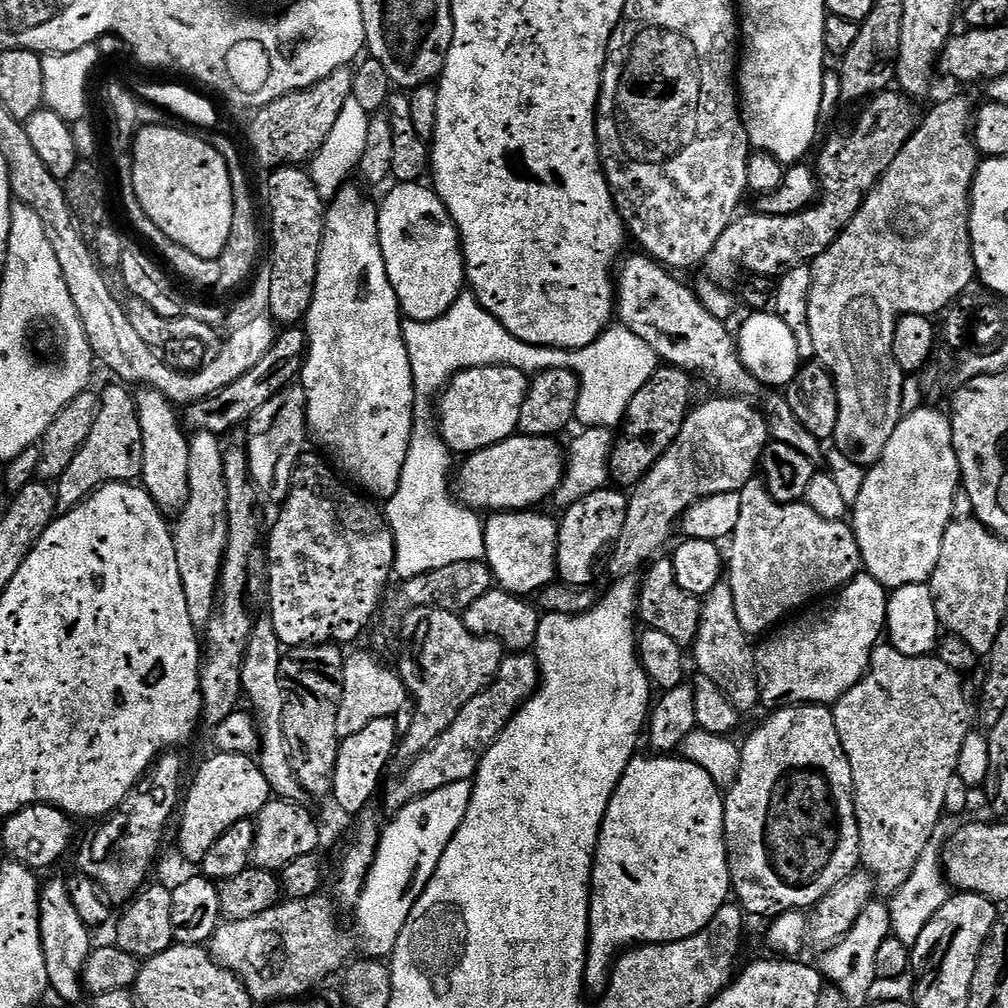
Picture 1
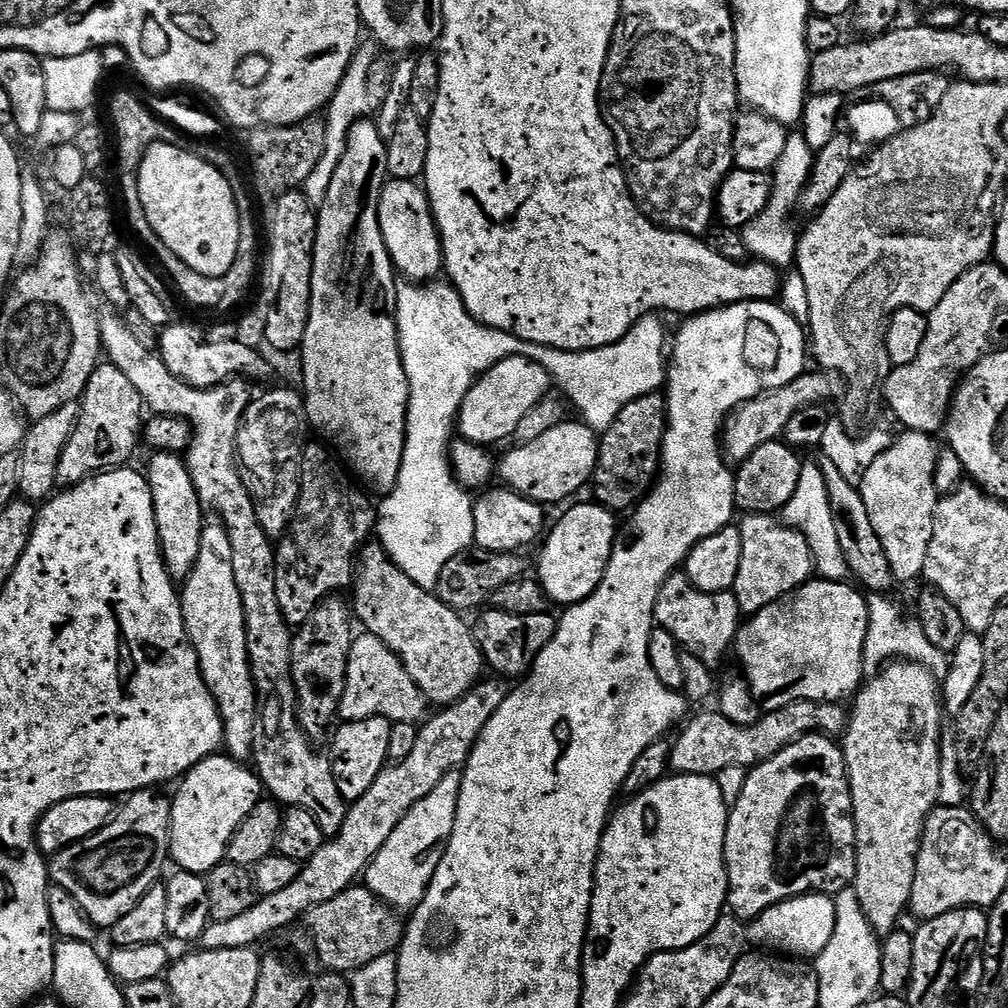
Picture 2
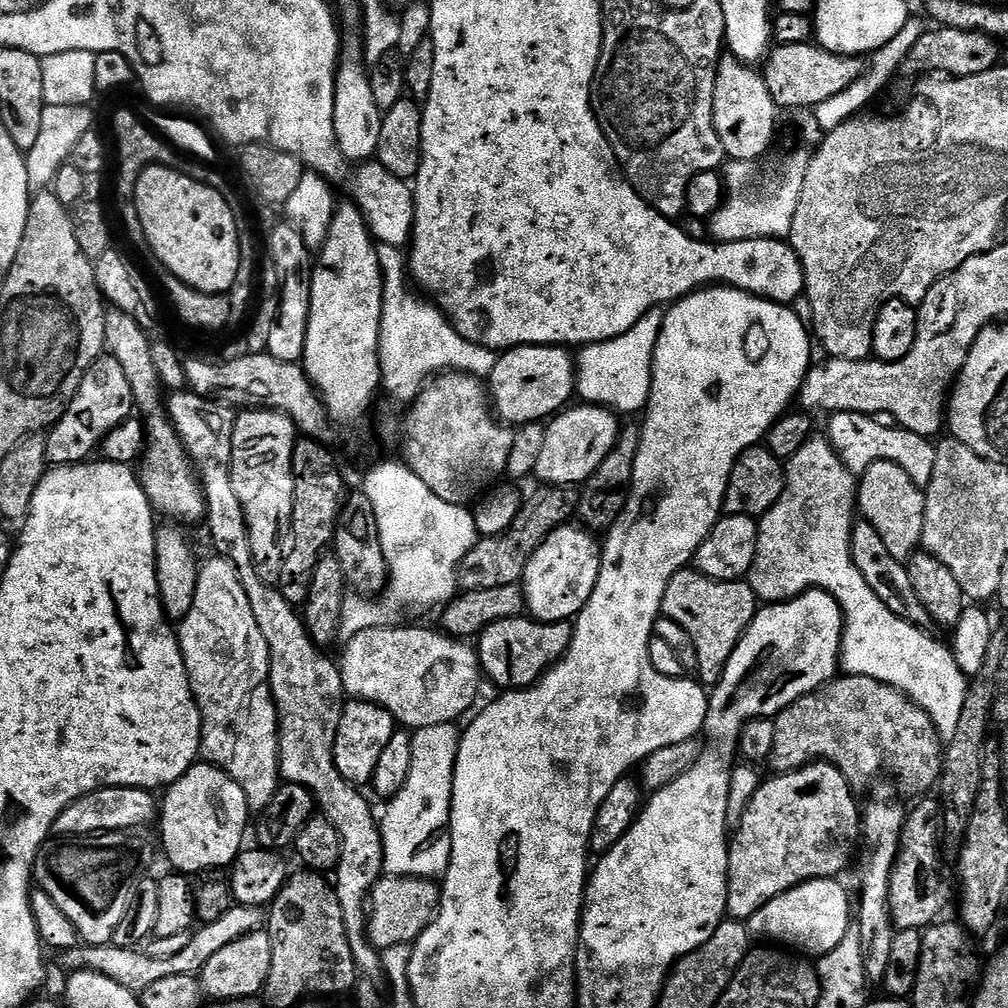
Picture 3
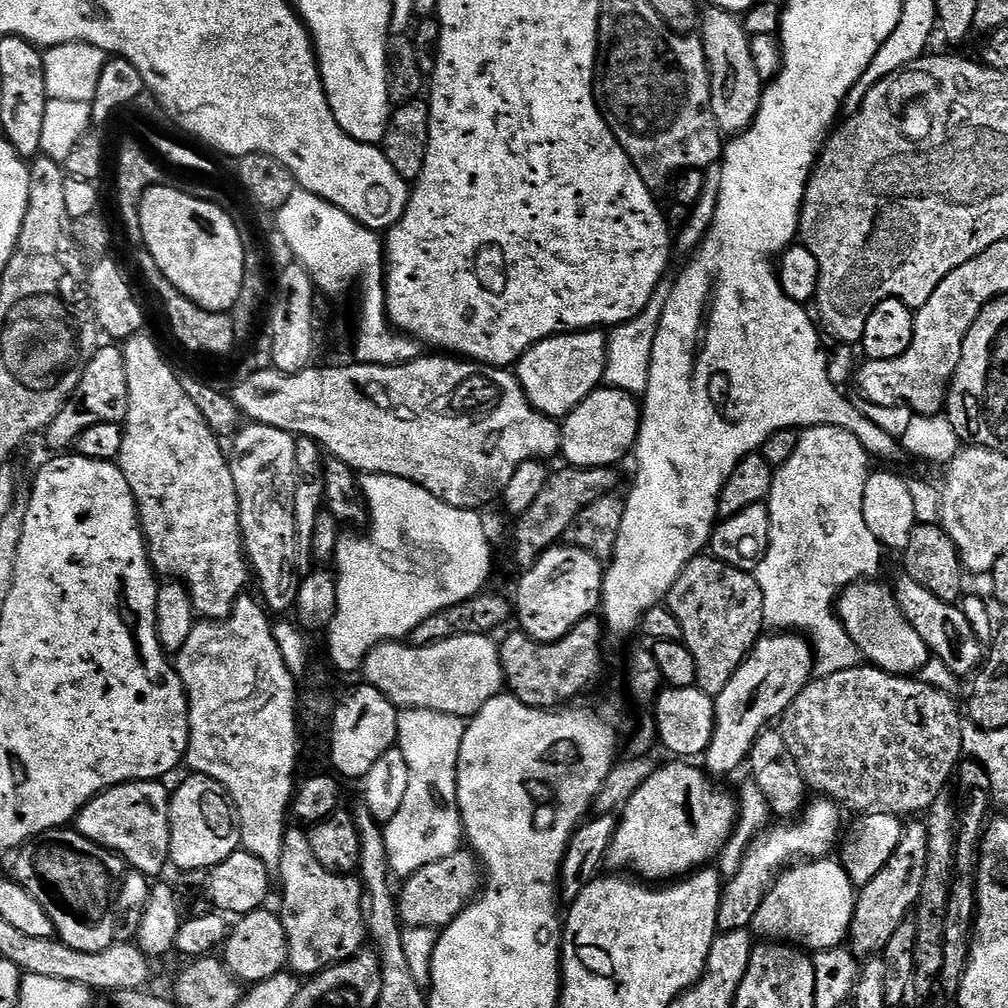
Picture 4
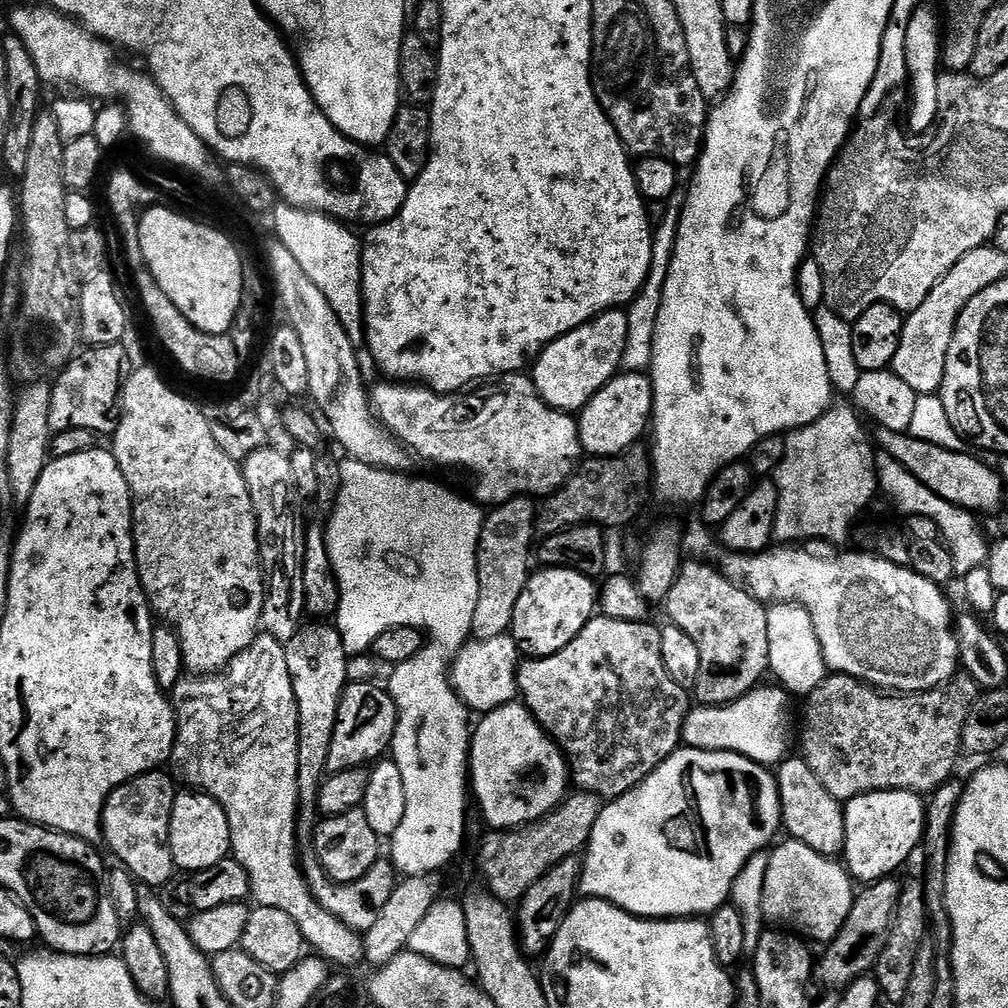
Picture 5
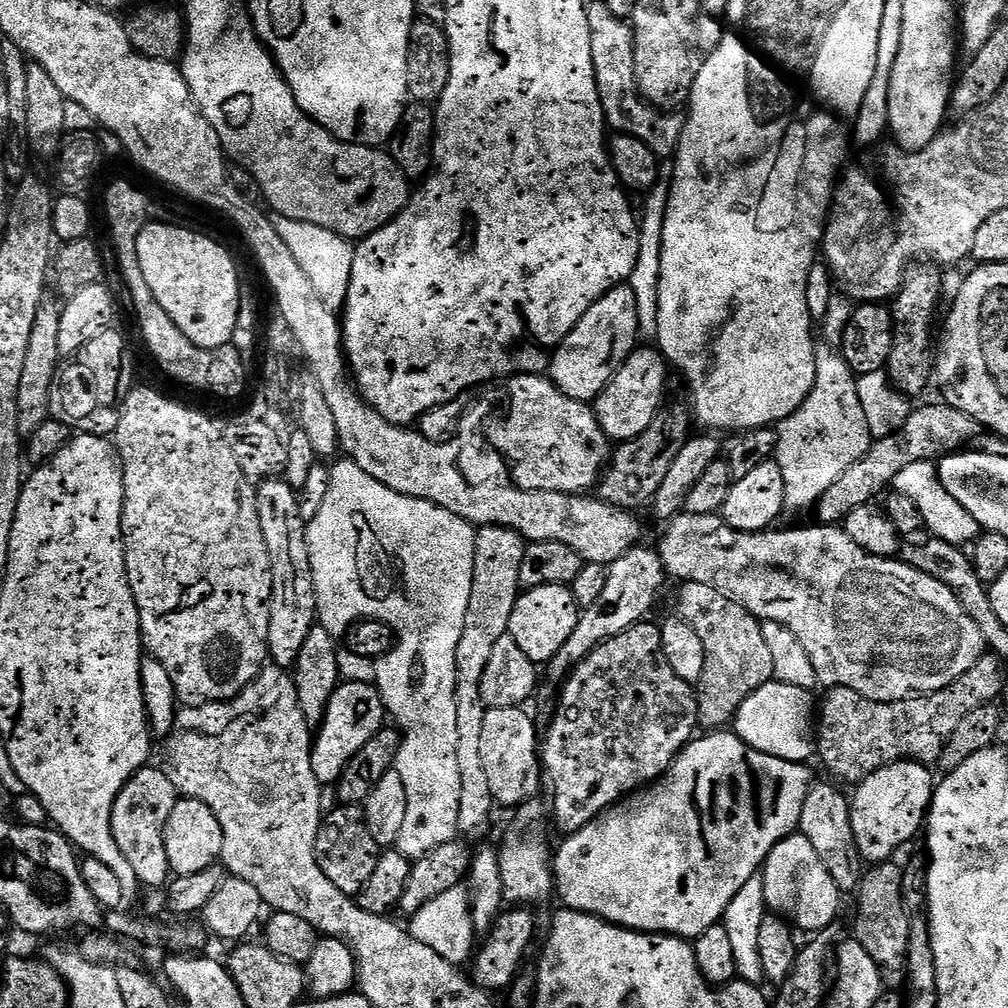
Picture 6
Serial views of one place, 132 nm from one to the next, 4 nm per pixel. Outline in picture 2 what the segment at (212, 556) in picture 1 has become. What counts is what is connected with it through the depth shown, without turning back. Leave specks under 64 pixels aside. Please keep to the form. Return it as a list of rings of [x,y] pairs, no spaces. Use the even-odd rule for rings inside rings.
[[[205,523],[201,545],[198,546],[198,560],[194,562],[194,570],[190,570],[187,580],[183,581],[179,598],[188,638],[198,654],[200,673],[220,711],[224,727],[223,747],[233,760],[251,761],[258,719],[256,687],[246,646],[242,594],[238,594],[238,582],[234,582],[230,538],[223,524]]]

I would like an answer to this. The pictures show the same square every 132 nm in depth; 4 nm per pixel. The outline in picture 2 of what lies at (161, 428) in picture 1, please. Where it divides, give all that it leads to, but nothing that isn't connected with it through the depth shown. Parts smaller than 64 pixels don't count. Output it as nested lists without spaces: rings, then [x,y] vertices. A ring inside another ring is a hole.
[[[157,452],[151,458],[153,460],[146,467],[146,479],[154,502],[154,522],[160,539],[160,556],[173,581],[183,582],[187,580],[190,570],[194,570],[194,562],[198,560],[198,546],[201,545],[201,532],[206,523],[206,509],[198,498],[198,490],[194,490],[187,463],[177,453]]]

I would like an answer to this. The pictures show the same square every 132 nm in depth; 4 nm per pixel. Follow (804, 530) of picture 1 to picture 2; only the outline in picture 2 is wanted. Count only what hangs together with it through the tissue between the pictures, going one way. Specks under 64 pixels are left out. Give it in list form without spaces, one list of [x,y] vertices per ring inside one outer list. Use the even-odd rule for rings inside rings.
[[[751,514],[743,517],[744,521],[738,524],[742,534],[742,562],[738,566],[738,578],[734,589],[738,598],[738,606],[741,613],[755,614],[761,612],[766,606],[770,606],[778,598],[790,594],[795,588],[807,584],[814,576],[814,565],[812,562],[812,551],[806,542],[806,538],[800,532],[788,527],[783,519],[775,515],[754,516]]]

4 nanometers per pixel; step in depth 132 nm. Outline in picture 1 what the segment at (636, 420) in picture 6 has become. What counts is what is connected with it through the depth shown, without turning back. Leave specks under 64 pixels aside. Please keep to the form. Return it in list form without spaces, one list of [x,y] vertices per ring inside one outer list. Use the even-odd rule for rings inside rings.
[[[508,436],[489,448],[471,453],[454,476],[459,503],[484,514],[523,512],[535,509],[544,499],[555,497],[566,471],[566,452],[546,436]]]

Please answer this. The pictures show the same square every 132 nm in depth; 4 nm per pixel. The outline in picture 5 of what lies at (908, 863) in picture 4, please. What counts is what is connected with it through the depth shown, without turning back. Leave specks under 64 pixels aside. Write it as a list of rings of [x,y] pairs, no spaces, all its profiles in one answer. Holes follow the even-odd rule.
[[[896,878],[876,880],[855,893],[850,914],[842,930],[838,930],[836,937],[825,947],[828,949],[821,956],[819,953],[815,961],[814,976],[817,981],[821,980],[828,988],[843,990],[853,984],[859,976],[867,976],[875,969],[896,915],[900,885],[901,881]]]

